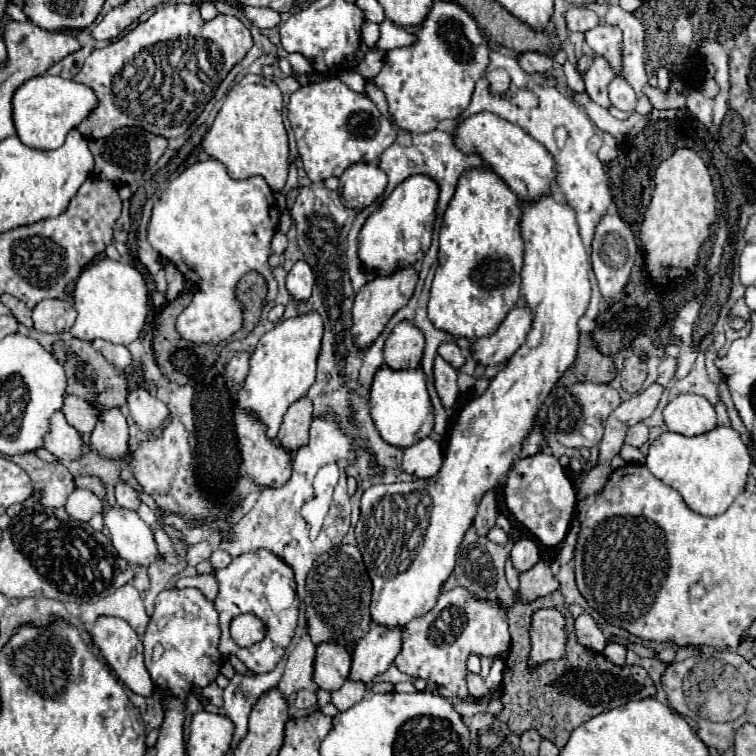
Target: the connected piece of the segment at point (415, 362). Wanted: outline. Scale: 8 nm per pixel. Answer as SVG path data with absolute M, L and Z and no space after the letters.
M401 321L385 341L385 363L391 369L415 369L421 363L425 335L413 321Z

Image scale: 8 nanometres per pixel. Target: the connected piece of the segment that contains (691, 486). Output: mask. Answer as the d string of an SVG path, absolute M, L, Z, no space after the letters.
M717 425L715 429L695 437L665 431L651 443L645 467L665 485L679 491L689 509L699 515L713 517L721 515L745 489L751 467L751 453L749 447L741 441L741 435L729 425Z

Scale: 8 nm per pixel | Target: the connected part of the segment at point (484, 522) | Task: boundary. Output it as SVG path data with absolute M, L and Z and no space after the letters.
M487 491L479 503L479 511L473 521L473 525L477 527L477 533L487 535L489 529L495 525L495 517L497 517L497 497L495 497L495 491Z

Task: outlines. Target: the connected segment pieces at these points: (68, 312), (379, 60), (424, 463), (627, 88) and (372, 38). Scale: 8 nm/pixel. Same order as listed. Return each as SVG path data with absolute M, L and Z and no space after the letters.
M43 299L33 309L33 325L43 333L63 333L75 323L75 307L65 299Z
M370 51L363 62L356 67L356 71L363 78L376 76L383 67L385 54L383 51Z
M433 437L419 439L411 447L407 447L403 455L405 473L419 477L419 479L433 477L441 469L441 463L443 463L441 445Z
M615 77L615 79L611 81L611 85L609 85L609 99L611 99L611 103L613 103L617 109L631 113L631 111L635 109L637 95L635 95L633 87L631 87L625 79Z
M365 23L363 25L363 41L369 47L373 47L377 43L377 39L379 39L379 25L377 23Z

